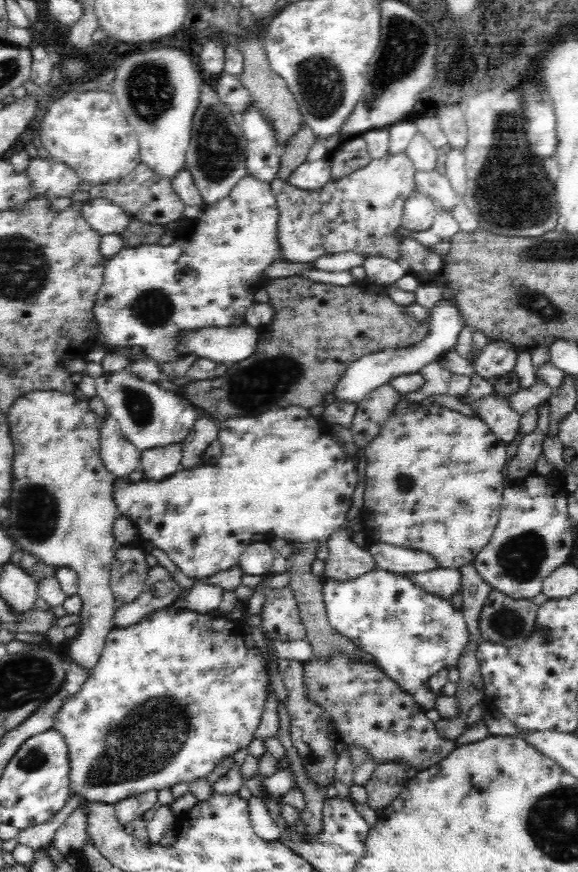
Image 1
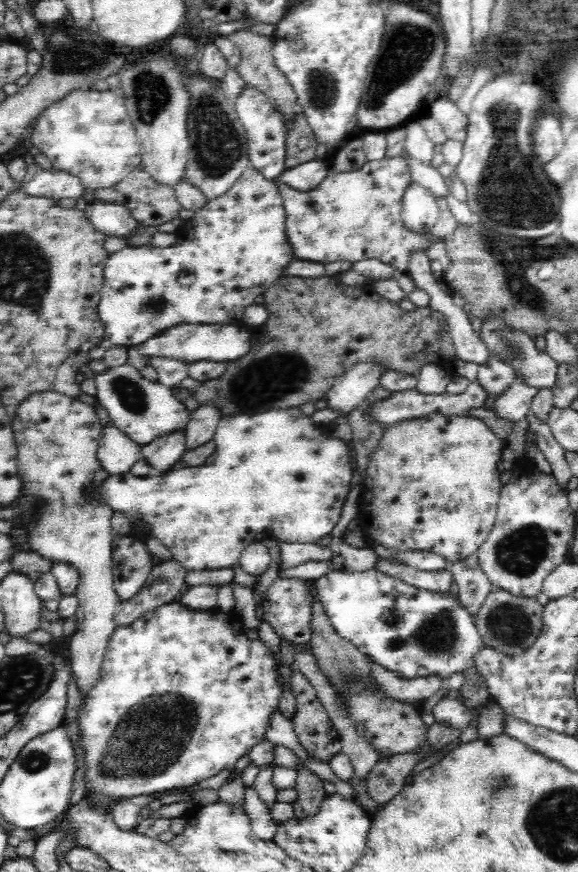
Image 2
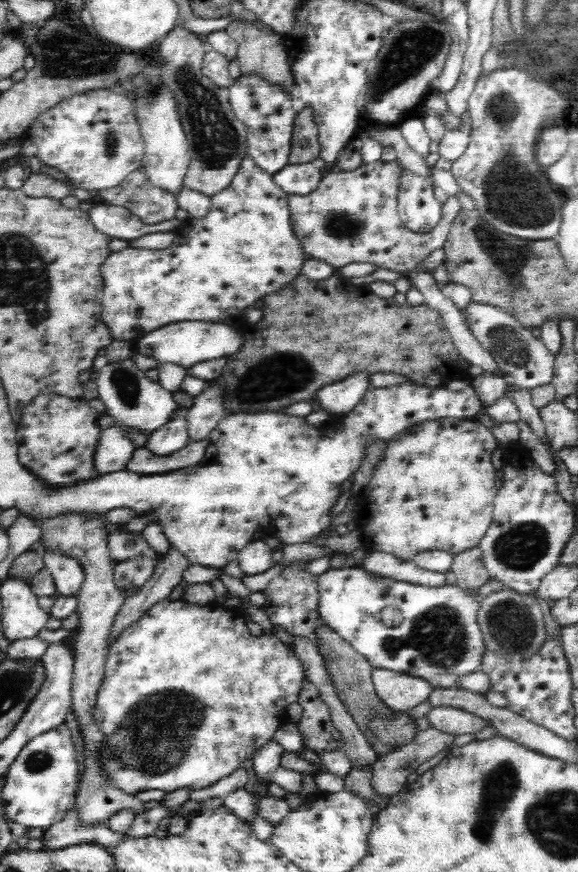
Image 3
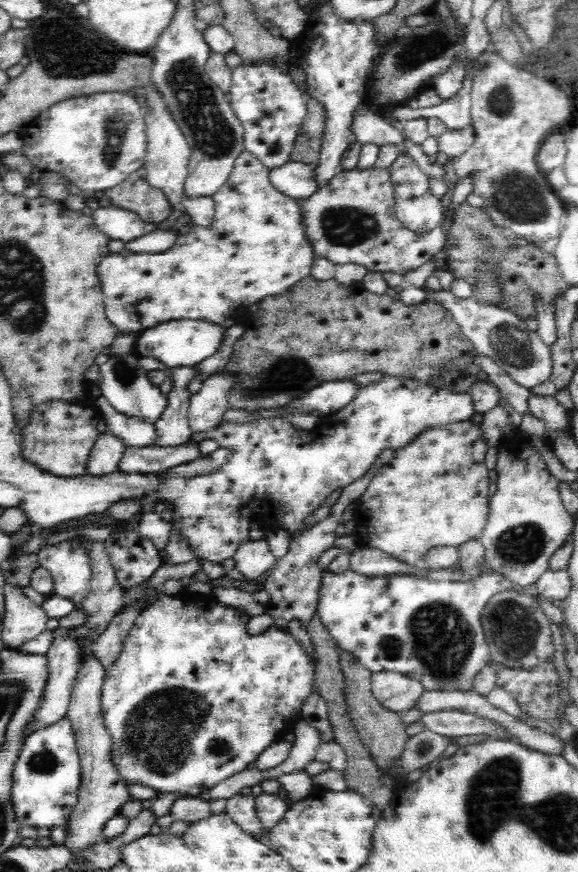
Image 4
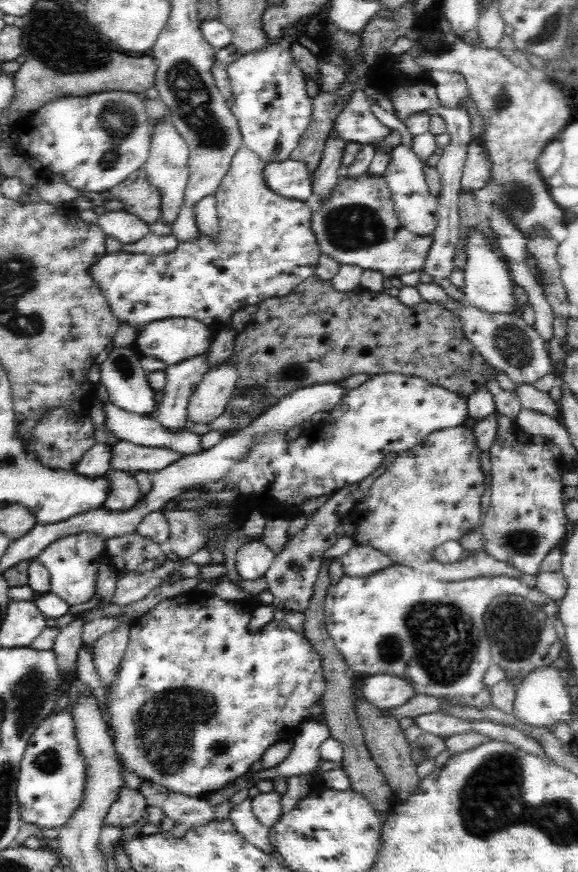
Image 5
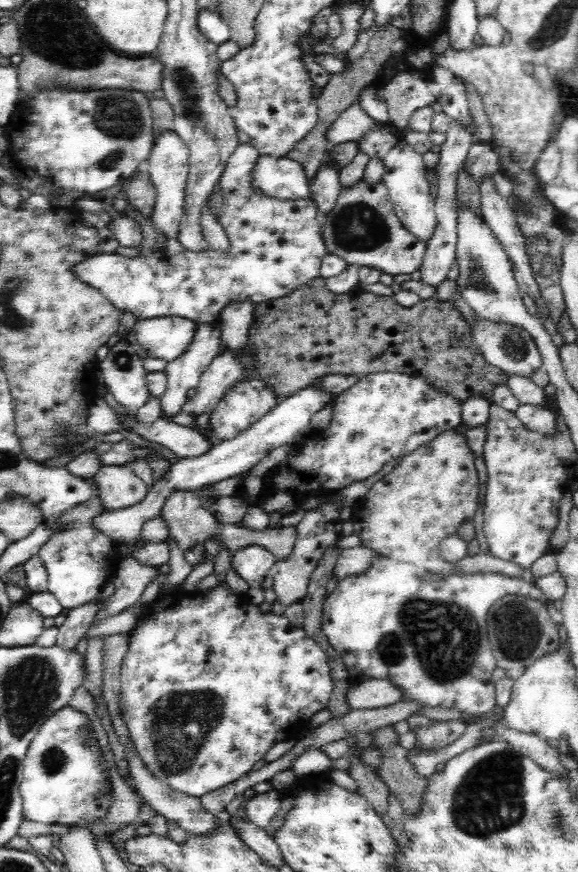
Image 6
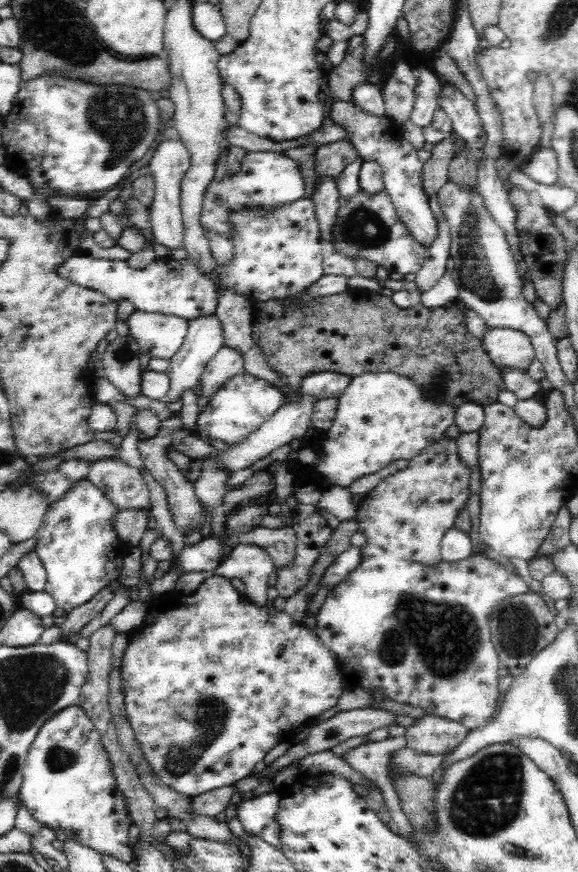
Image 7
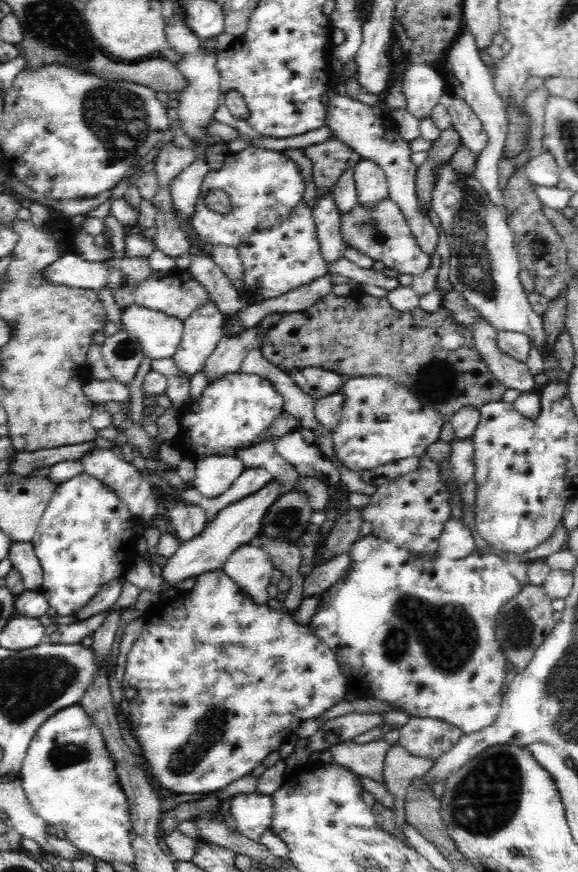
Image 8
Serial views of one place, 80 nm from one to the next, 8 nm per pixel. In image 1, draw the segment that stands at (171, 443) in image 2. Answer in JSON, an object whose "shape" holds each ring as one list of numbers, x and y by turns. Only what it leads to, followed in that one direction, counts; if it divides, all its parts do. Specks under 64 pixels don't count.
{"shape":[[172,442,168,446,158,446,141,452,140,467,147,481,165,481,180,470,182,442]]}

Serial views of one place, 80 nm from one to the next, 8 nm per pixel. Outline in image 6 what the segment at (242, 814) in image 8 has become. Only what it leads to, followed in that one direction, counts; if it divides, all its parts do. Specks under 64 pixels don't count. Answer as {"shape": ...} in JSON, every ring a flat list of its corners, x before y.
{"shape":[[276,789,258,792,245,806,244,817,260,829,265,829,280,810,284,793]]}

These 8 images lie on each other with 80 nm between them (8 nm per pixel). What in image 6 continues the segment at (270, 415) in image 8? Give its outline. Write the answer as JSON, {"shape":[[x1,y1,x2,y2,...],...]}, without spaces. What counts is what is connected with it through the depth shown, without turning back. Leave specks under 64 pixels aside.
{"shape":[[253,377,239,379,234,386,224,392,222,398,210,410,208,432,211,432,220,441,232,440,258,422,262,416,268,414,279,402,280,398,275,396,270,387,266,387,266,383]]}

